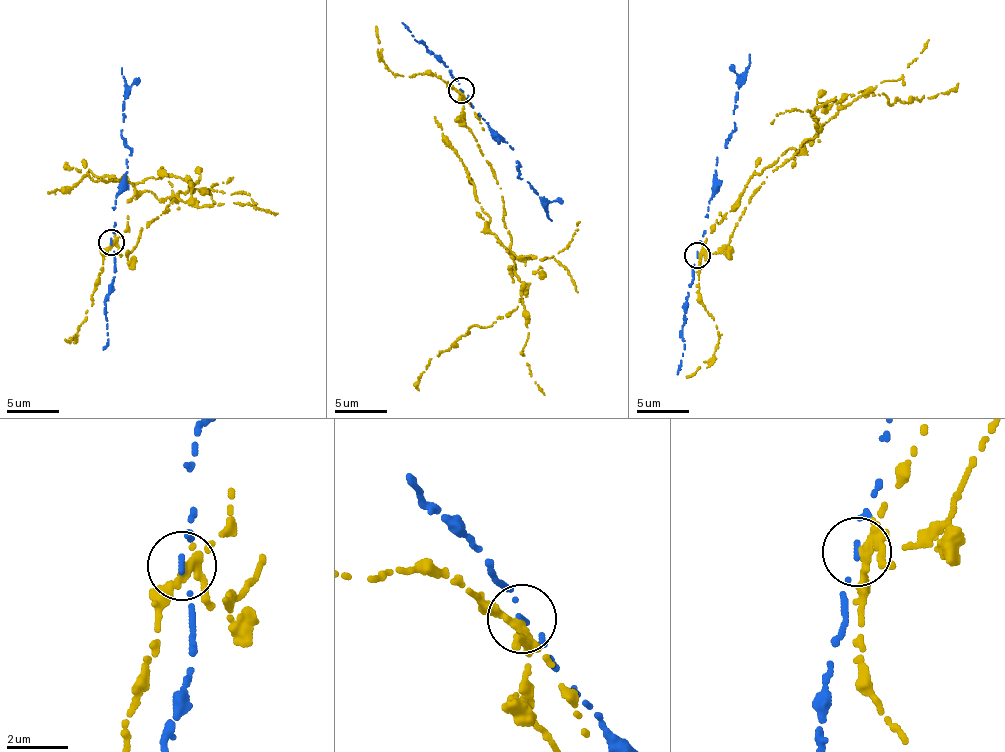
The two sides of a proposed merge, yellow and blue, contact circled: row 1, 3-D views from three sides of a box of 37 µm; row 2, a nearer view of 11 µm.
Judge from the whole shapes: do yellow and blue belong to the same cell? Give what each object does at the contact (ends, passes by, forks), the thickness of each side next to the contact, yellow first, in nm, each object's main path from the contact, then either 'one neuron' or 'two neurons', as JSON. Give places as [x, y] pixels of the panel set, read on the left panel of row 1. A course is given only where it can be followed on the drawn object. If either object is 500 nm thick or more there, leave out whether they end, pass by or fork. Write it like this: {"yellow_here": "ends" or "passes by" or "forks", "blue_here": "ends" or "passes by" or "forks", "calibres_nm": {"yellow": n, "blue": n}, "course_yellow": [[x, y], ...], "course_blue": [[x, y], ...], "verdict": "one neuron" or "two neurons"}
{"yellow_here": "forks", "blue_here": "ends", "calibres_nm": {"yellow": 240, "blue": 130}, "course_yellow": [[112, 241], [120, 255], [128, 254], [142, 229], [189, 188], [189, 181], [151, 177], [132, 185], [66, 163]], "course_blue": [[112, 241], [116, 192], [123, 188], [130, 154], [120, 134], [127, 85], [122, 67]], "verdict": "two neurons"}

